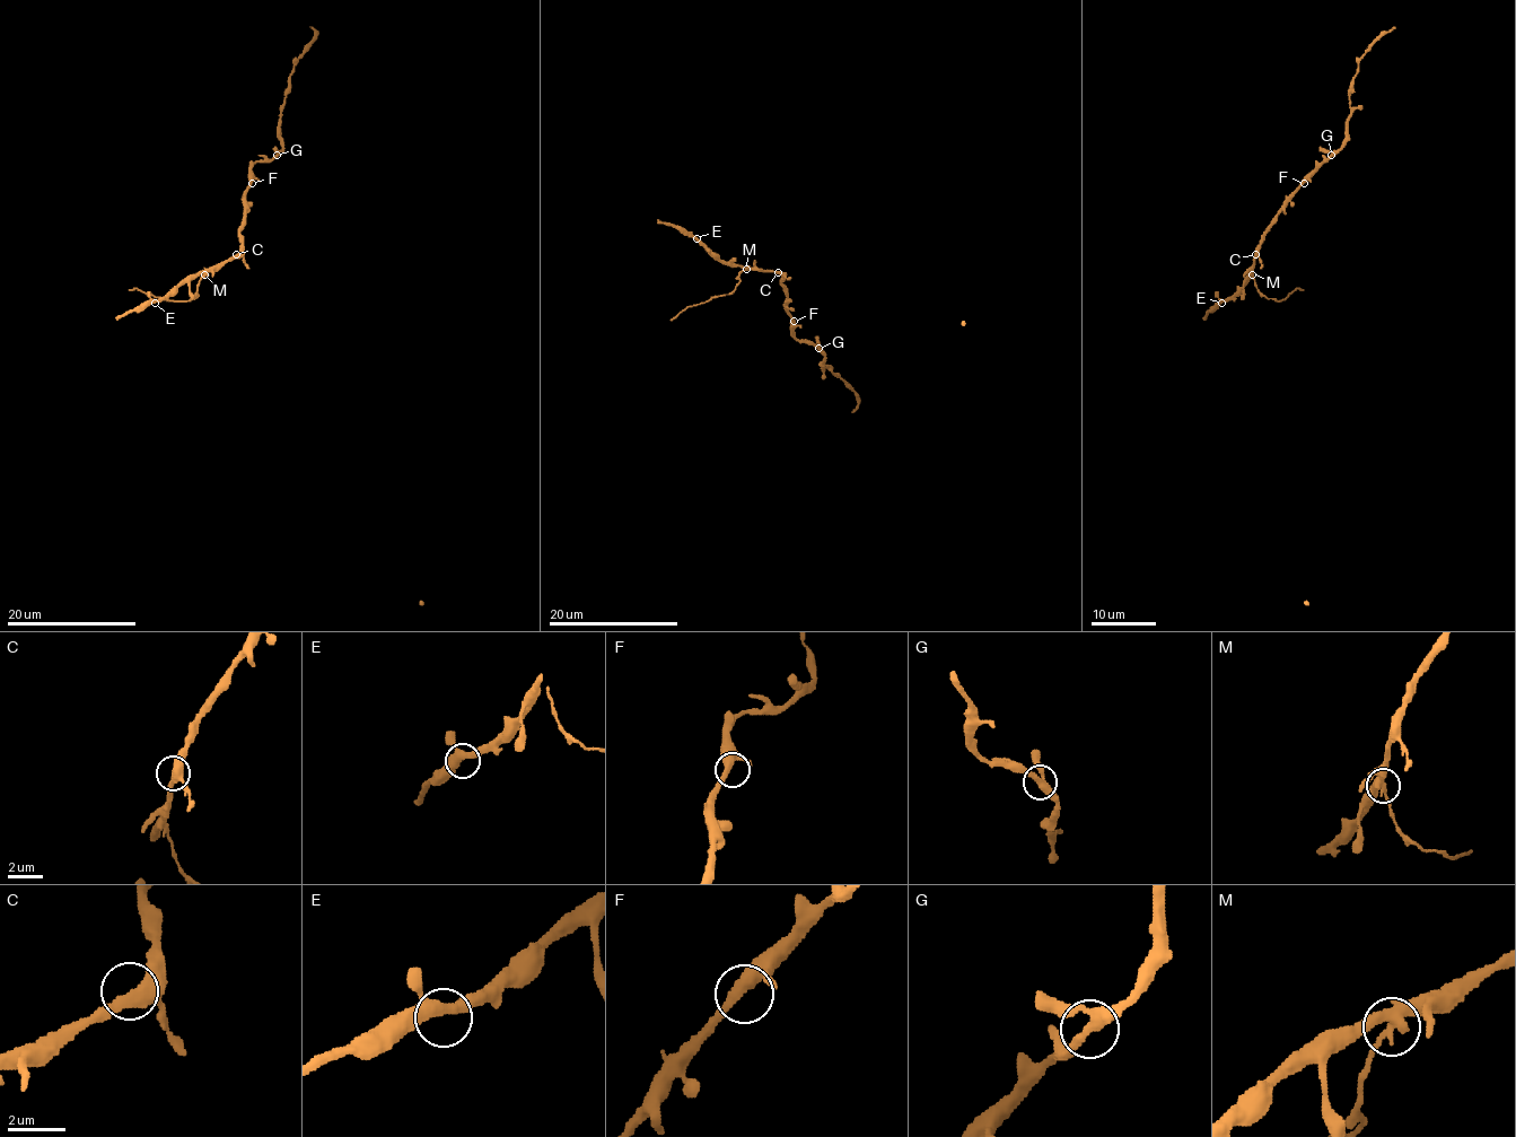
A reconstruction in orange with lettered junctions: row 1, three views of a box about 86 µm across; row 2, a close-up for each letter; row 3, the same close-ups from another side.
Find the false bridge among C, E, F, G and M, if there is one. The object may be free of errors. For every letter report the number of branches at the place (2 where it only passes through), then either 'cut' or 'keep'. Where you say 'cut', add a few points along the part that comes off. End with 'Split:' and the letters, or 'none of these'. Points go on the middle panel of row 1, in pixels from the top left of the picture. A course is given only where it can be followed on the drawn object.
C: 3 branches meet; keep
E: 3 branches meet; keep
F: 2 branches meet; keep
G: 3 branches meet; keep
M: 3 branches meet; cut; foreign part runs (745, 269), (729, 293), (688, 306), (671, 321)
Split: M

